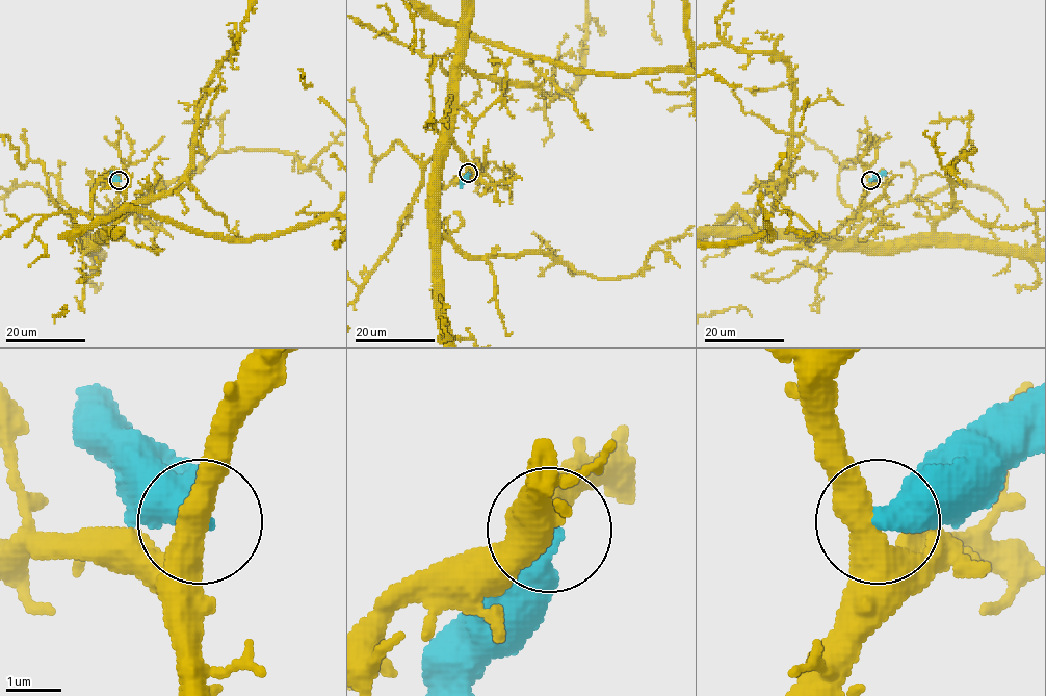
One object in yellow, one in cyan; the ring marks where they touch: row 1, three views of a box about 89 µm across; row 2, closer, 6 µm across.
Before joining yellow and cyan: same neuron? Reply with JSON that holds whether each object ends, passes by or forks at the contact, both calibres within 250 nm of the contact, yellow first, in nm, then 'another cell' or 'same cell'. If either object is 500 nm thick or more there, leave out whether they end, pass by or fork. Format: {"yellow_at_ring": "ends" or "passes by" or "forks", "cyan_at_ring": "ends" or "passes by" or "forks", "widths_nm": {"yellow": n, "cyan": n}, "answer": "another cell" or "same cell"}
{"widths_nm": {"yellow": 500, "cyan": 500}, "answer": "another cell"}

